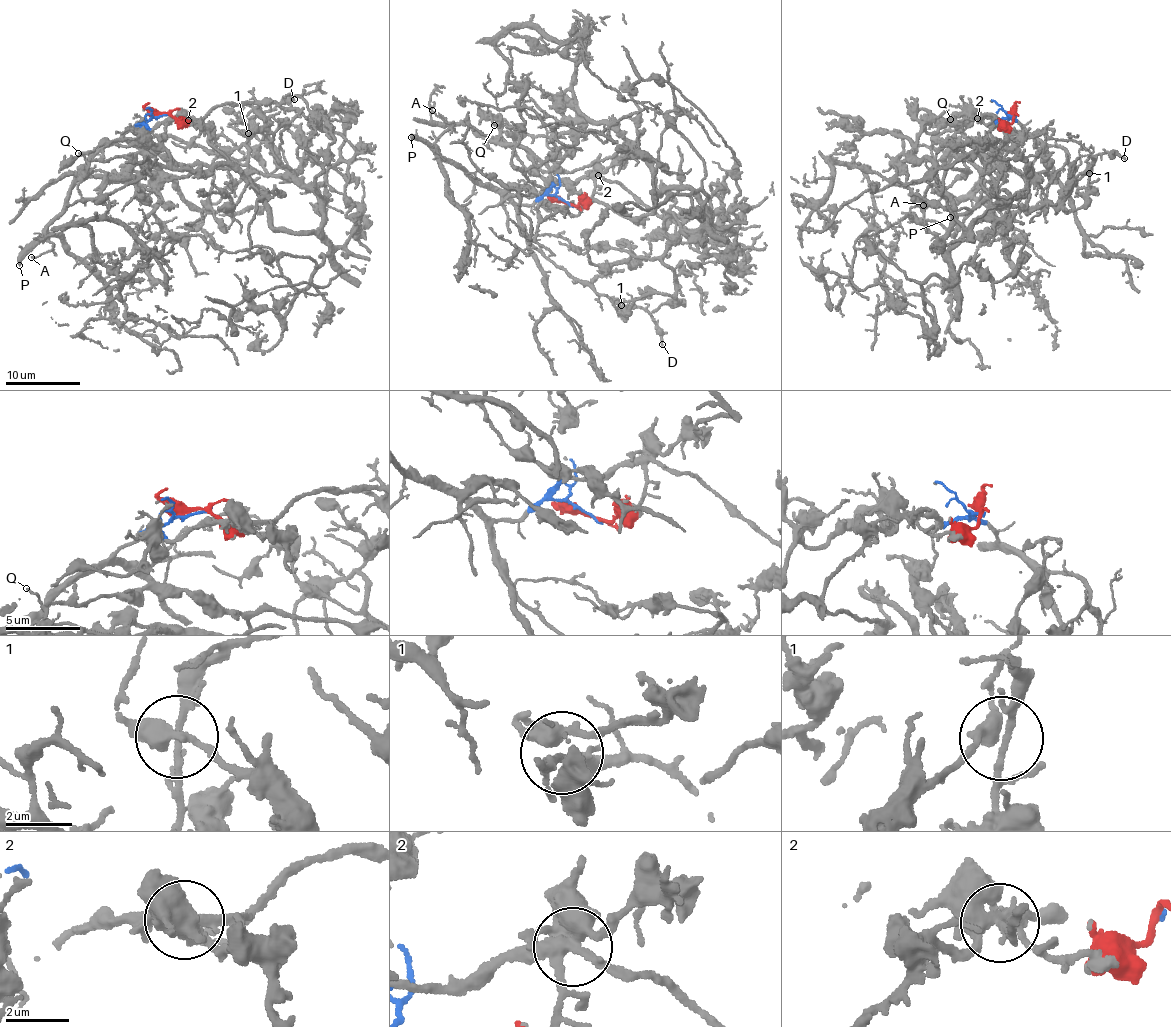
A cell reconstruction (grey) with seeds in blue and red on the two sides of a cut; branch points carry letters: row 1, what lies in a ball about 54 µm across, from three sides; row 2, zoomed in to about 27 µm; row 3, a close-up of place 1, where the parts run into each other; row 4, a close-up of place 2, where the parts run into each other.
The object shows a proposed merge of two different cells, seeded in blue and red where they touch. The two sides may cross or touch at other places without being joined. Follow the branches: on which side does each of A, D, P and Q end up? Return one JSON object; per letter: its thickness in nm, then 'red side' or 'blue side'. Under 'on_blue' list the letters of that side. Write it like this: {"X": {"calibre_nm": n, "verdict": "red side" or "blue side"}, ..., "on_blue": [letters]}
{"A": {"calibre_nm": 150, "verdict": "blue side"}, "D": {"calibre_nm": 180, "verdict": "blue side"}, "P": {"calibre_nm": 380, "verdict": "blue side"}, "Q": {"calibre_nm": 90, "verdict": "red side"}, "on_blue": ["A", "D", "P"]}

